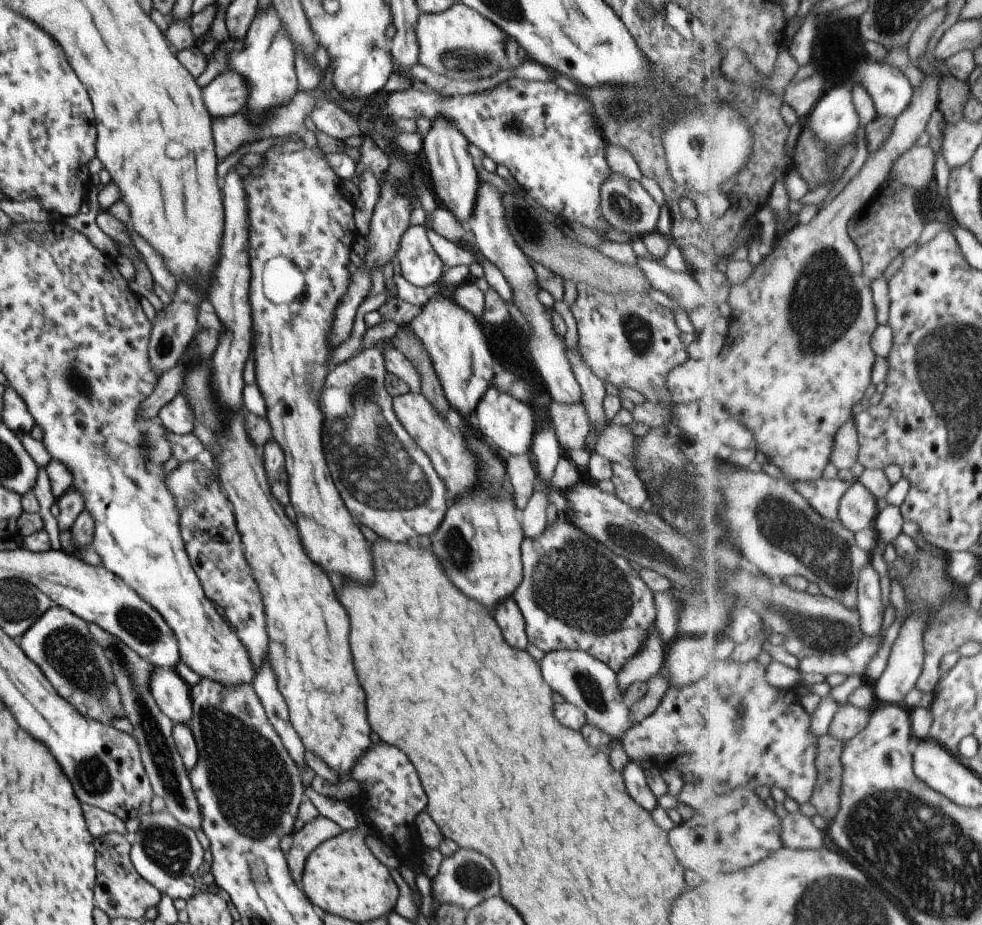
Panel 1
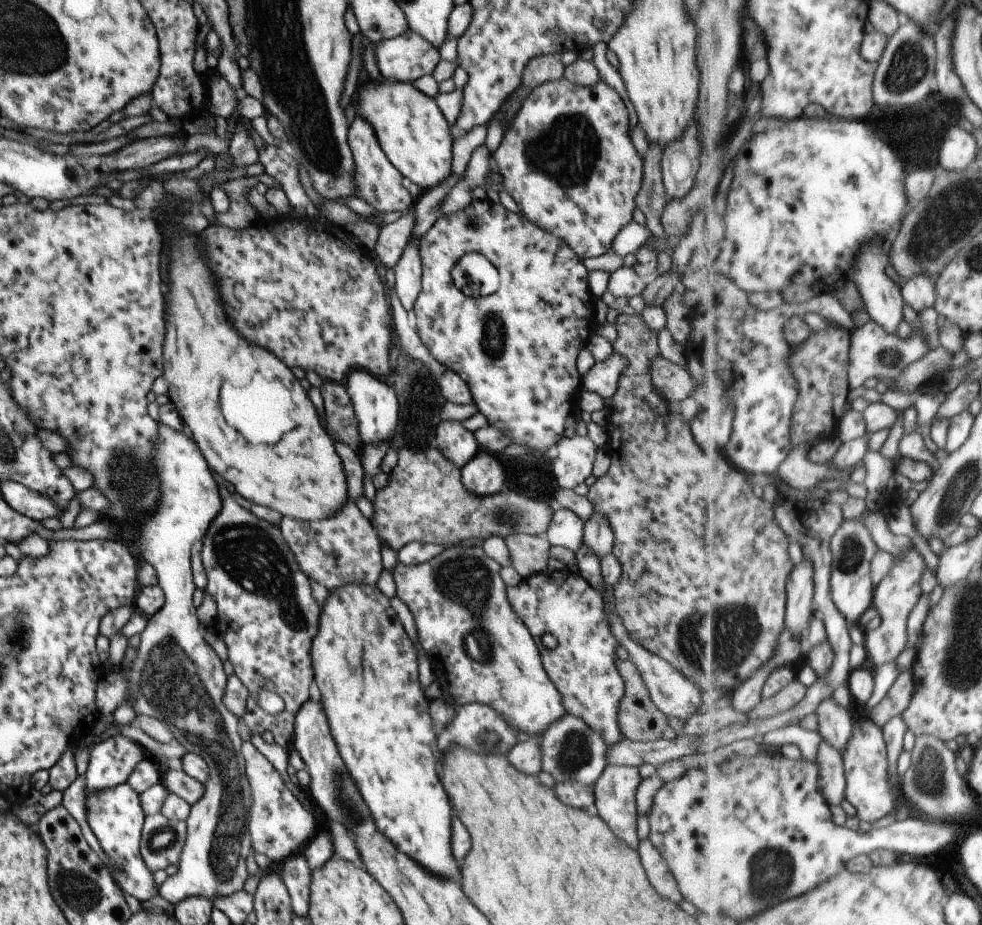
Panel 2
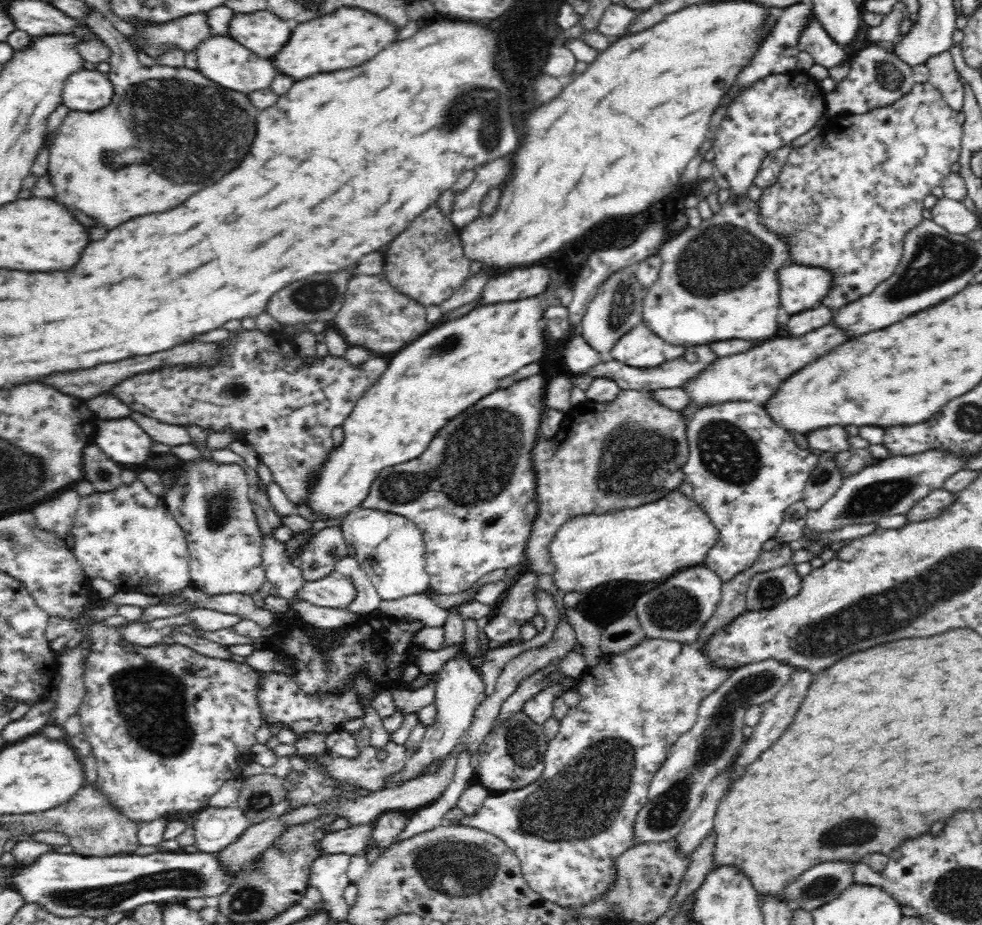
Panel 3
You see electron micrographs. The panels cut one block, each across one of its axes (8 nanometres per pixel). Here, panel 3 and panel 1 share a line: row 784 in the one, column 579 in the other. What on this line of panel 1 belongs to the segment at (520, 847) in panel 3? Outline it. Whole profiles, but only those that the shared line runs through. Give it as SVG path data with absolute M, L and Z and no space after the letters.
M557 512L556 520L550 526L545 526L542 534L536 538L523 537L521 542L521 557L523 562L523 579L513 592L513 599L525 618L525 631L527 642L537 646L542 652L547 653L554 649L583 650L590 653L594 658L605 662L617 674L617 672L626 664L626 661L643 647L646 642L647 632L654 625L656 620L656 604L654 603L653 592L642 581L639 575L639 569L634 568L632 563L622 555L616 554L605 544L598 542L595 538L588 536L583 530L580 530L565 514Z

